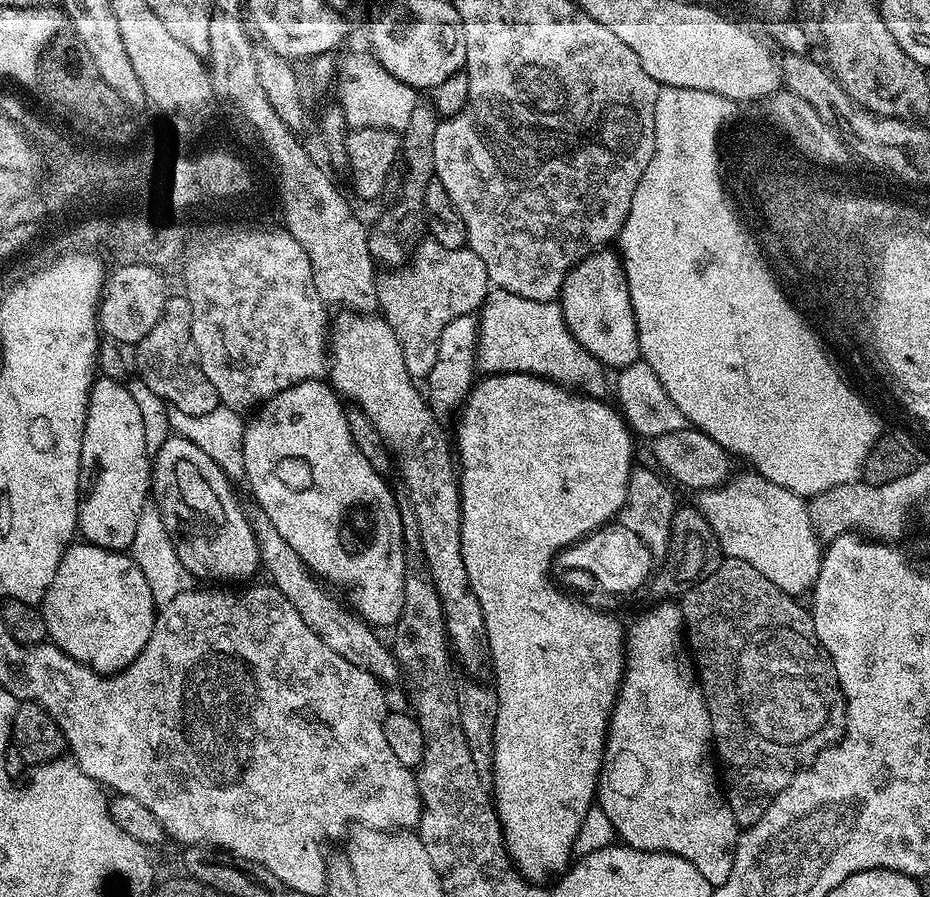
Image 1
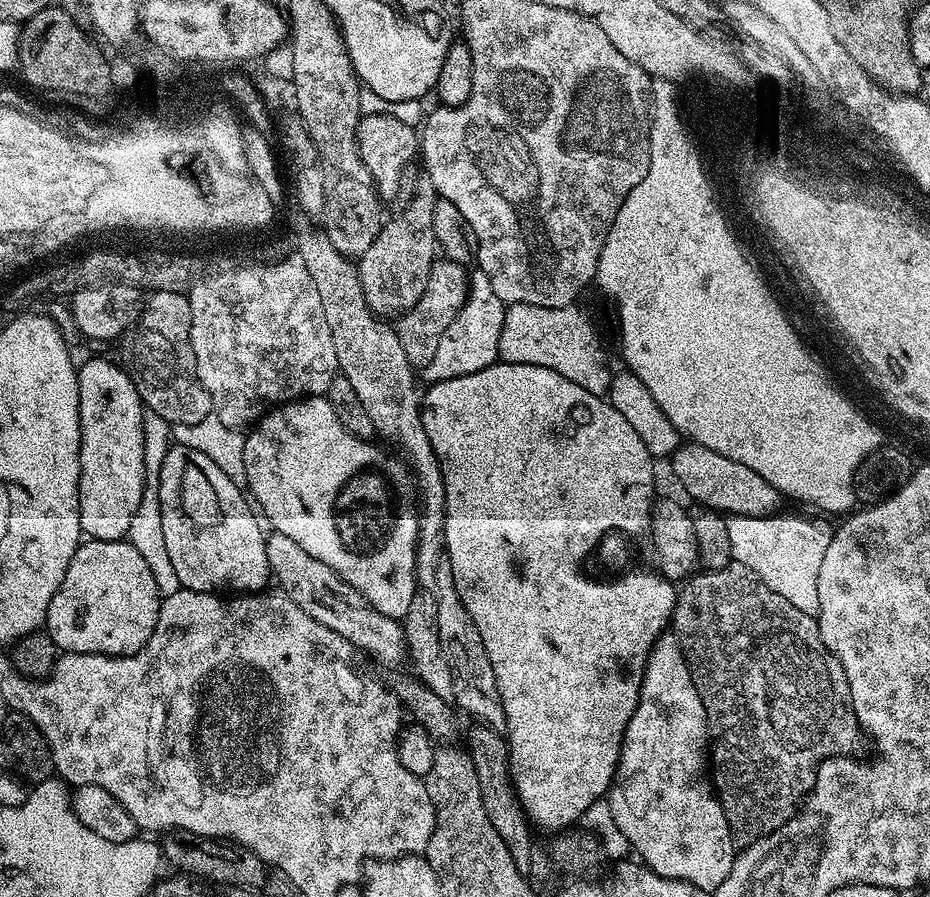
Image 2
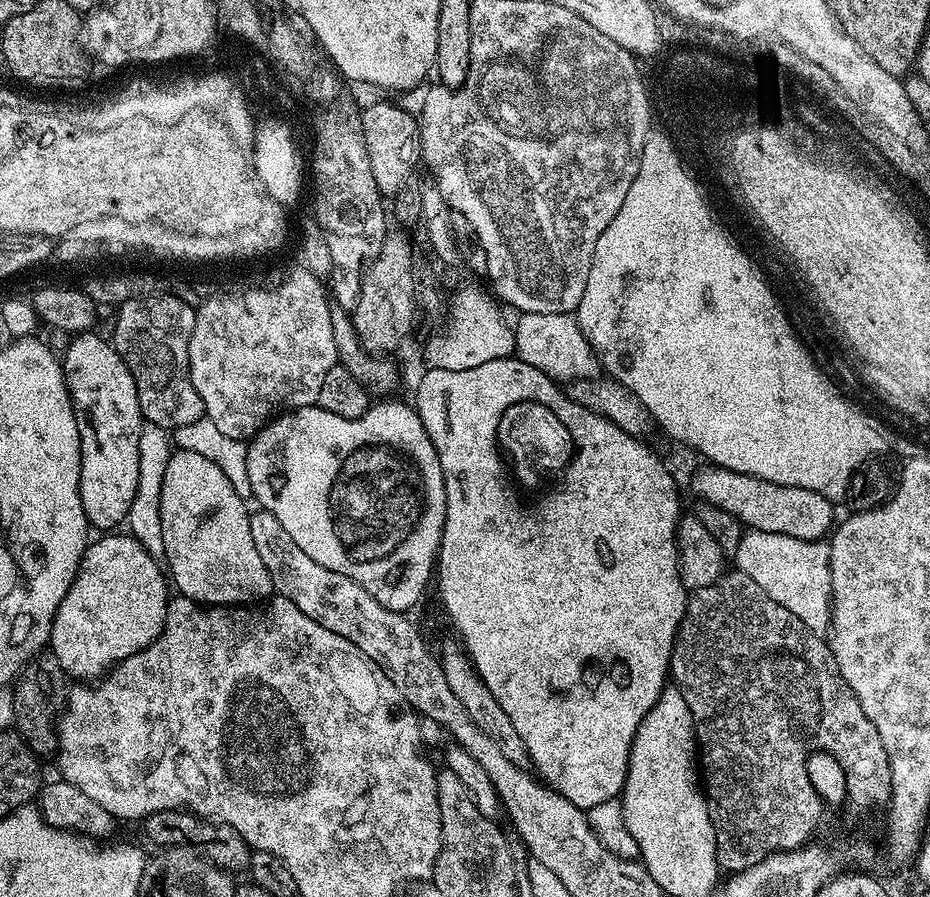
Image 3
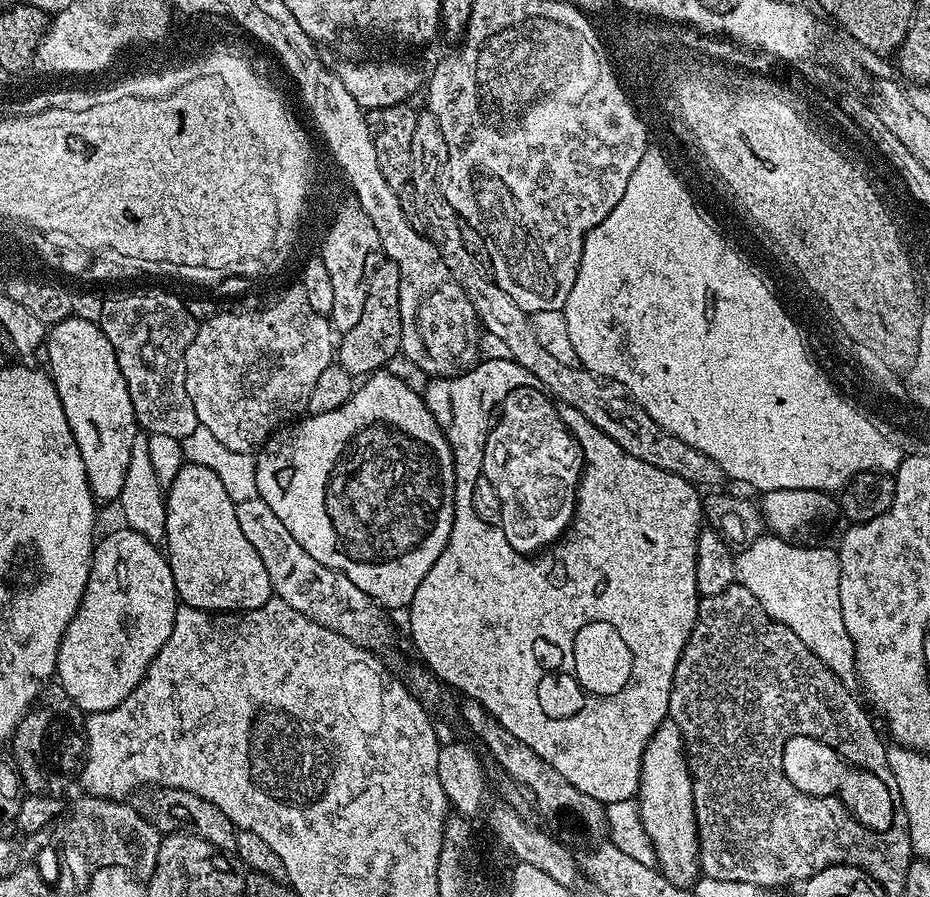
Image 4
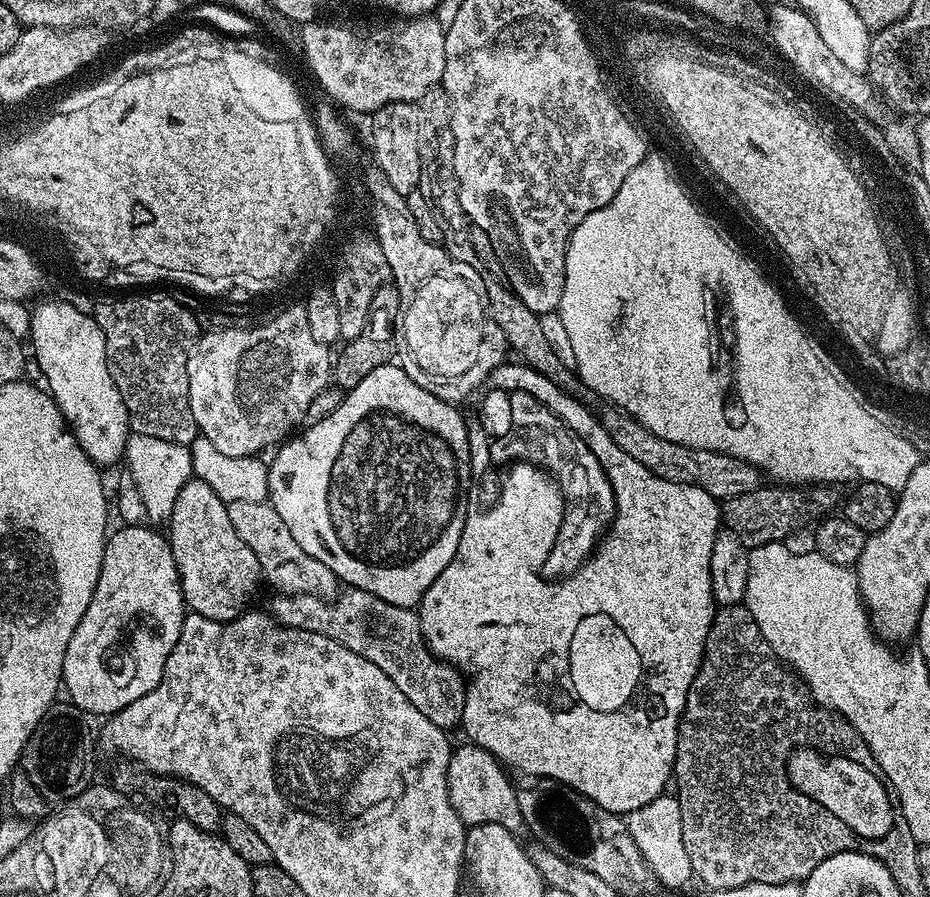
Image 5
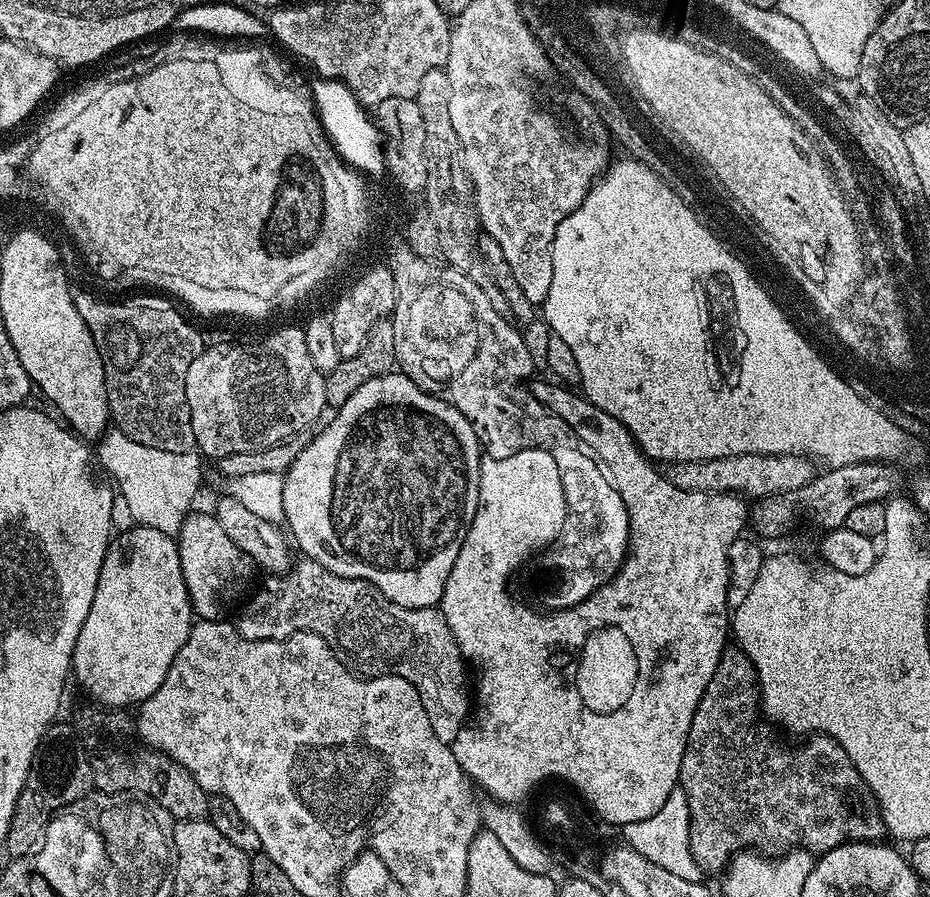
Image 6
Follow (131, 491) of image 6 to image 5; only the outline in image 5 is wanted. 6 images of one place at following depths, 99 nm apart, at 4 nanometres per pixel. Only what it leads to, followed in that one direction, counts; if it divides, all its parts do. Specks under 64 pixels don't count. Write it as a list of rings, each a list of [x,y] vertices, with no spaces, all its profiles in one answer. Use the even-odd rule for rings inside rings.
[[[132,432],[126,442],[123,463],[128,464],[131,484],[138,494],[142,494],[142,506],[146,506],[148,520],[156,526],[167,525],[178,498],[178,490],[193,479],[189,445],[165,442],[162,438],[150,438],[150,434]]]

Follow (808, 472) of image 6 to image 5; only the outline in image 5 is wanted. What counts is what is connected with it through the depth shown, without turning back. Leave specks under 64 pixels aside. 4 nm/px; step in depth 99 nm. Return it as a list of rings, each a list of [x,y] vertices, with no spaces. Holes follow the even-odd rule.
[[[604,406],[604,409],[599,409],[598,415],[602,426],[608,431],[614,443],[622,446],[622,450],[626,450],[626,454],[630,454],[630,458],[634,458],[634,462],[642,462],[642,466],[646,466],[646,470],[658,474],[658,478],[666,478],[670,482],[678,482],[686,486],[698,486],[702,490],[706,490],[706,494],[710,494],[715,500],[721,502],[734,498],[738,494],[750,494],[750,490],[758,490],[762,487],[760,469],[750,462],[742,462],[742,458],[734,458],[730,454],[722,454],[714,450],[698,450],[690,446],[682,446],[678,442],[666,442],[666,438],[658,438],[658,434],[646,430],[646,426],[642,426],[634,417],[627,416],[625,412],[615,406]]]

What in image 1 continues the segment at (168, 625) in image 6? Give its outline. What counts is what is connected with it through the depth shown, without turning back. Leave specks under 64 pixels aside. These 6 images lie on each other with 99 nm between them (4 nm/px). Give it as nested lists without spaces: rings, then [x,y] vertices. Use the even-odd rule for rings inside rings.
[[[76,542],[58,562],[54,580],[42,601],[42,611],[51,643],[92,671],[111,674],[128,668],[142,654],[152,637],[158,605],[150,594],[146,574],[142,574],[128,552]]]

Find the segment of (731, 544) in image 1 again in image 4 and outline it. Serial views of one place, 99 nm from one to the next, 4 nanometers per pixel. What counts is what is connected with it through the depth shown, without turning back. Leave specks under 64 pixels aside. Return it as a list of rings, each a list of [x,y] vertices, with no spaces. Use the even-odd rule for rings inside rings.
[[[771,534],[759,536],[747,548],[735,553],[736,578],[746,586],[746,590],[750,590],[750,594],[754,594],[762,610],[766,610],[772,620],[796,634],[836,677],[851,677],[856,670],[856,655],[850,634],[846,634],[846,626],[842,622],[842,602],[838,598],[840,558],[835,547],[816,547],[788,544]]]

